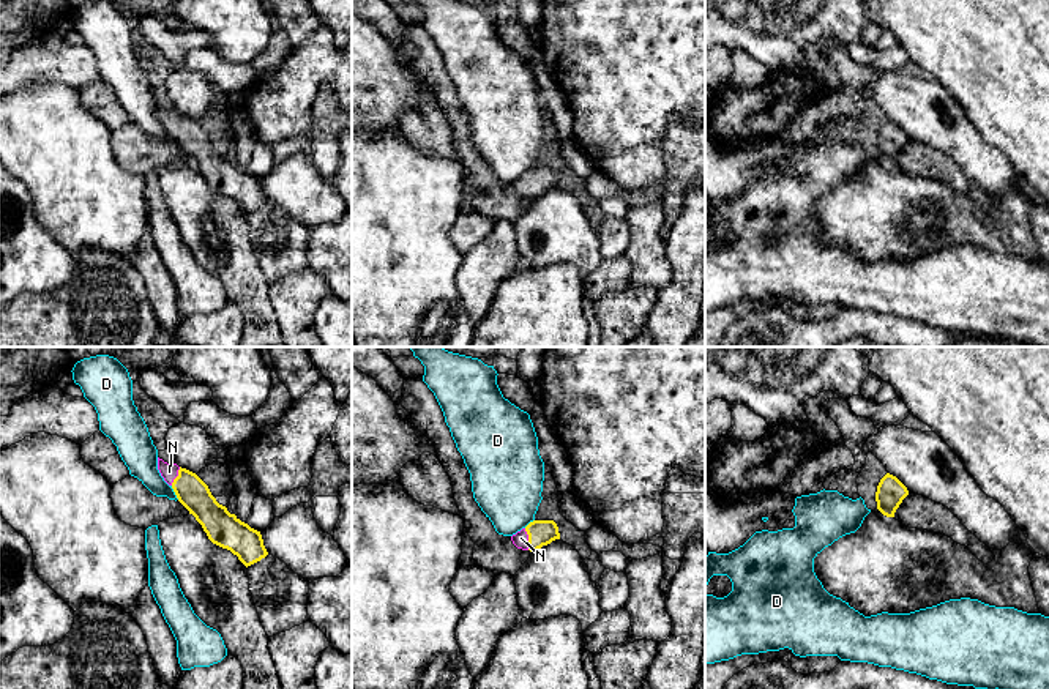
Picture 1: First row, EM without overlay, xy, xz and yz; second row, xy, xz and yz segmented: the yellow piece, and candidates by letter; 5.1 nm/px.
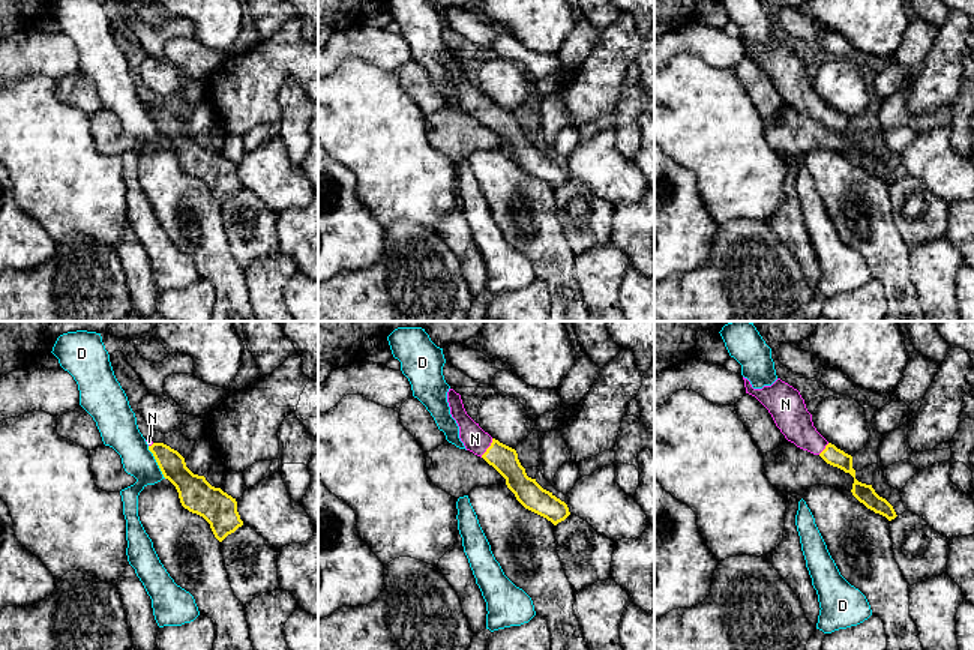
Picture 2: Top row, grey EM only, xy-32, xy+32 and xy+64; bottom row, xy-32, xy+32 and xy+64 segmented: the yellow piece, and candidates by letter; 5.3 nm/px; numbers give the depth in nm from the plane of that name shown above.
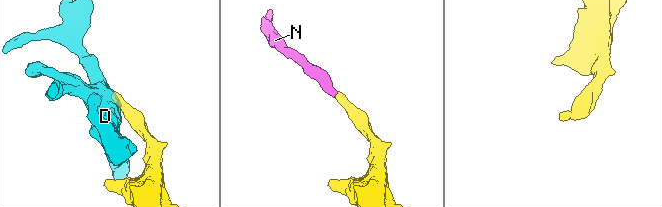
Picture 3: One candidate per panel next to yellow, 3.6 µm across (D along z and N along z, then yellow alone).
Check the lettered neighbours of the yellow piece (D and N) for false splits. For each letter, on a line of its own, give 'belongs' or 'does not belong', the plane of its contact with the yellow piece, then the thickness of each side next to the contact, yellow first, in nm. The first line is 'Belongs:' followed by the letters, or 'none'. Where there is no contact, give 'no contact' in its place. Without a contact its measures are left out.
Belongs: N
D: does not belong; meets yellow in xy; 160 nm thick on the yellow side, 180 nm on the other
N: belongs; meets yellow in xz; 130 nm thick on the yellow side, 80 nm on the other

